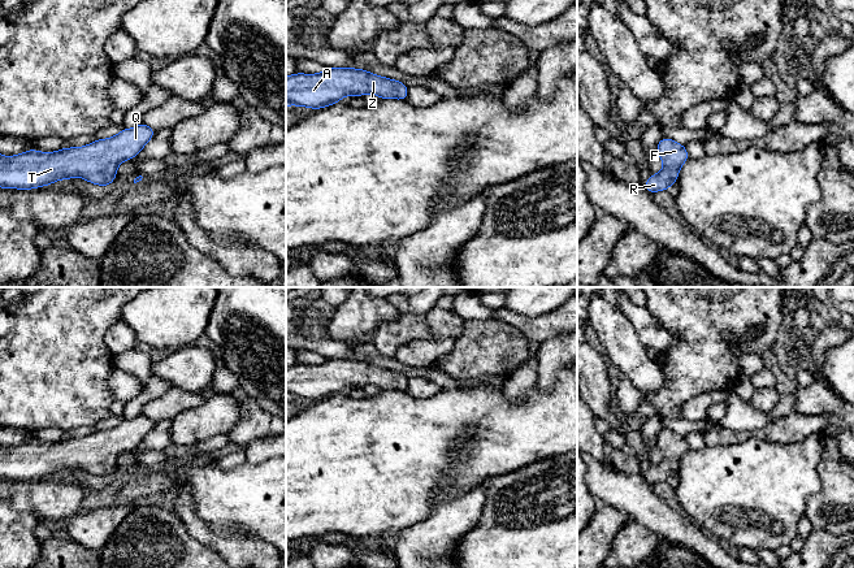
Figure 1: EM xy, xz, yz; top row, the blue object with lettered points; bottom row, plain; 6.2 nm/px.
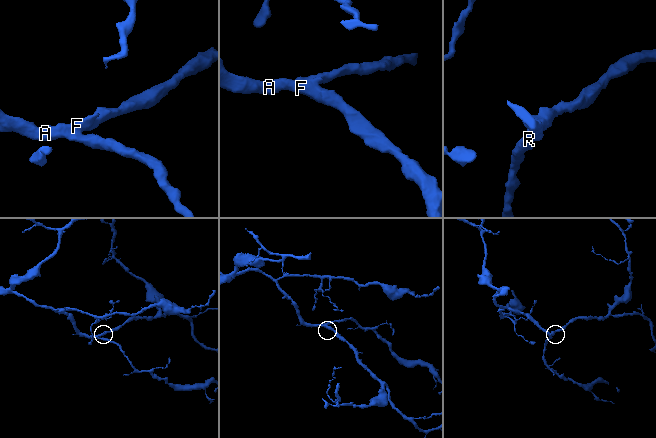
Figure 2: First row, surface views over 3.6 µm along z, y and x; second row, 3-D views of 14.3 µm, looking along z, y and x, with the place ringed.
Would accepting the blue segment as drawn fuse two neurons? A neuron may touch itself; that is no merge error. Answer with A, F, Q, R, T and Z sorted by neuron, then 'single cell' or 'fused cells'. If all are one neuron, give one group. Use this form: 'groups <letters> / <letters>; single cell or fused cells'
groups A F Q R T Z; single cell

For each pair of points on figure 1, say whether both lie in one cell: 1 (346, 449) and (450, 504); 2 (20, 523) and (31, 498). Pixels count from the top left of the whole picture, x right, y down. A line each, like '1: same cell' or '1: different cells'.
1: different cells
2: different cells

